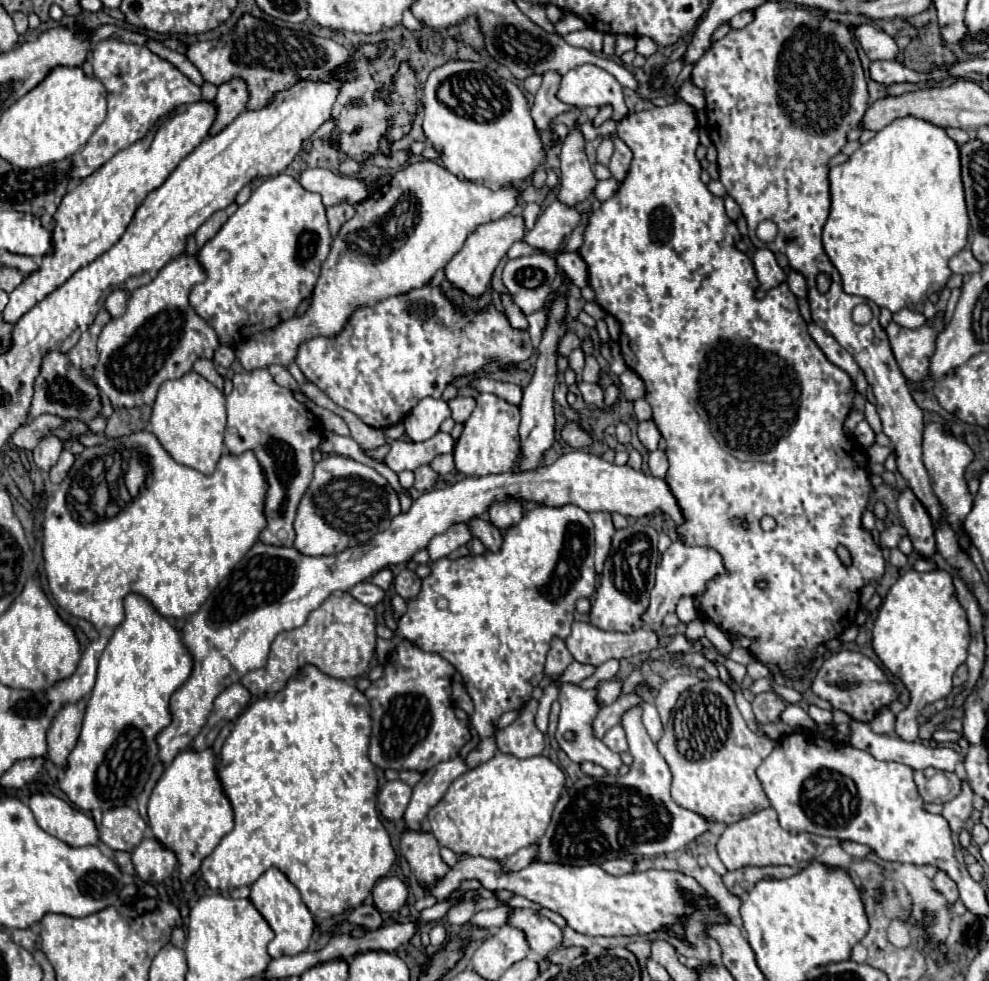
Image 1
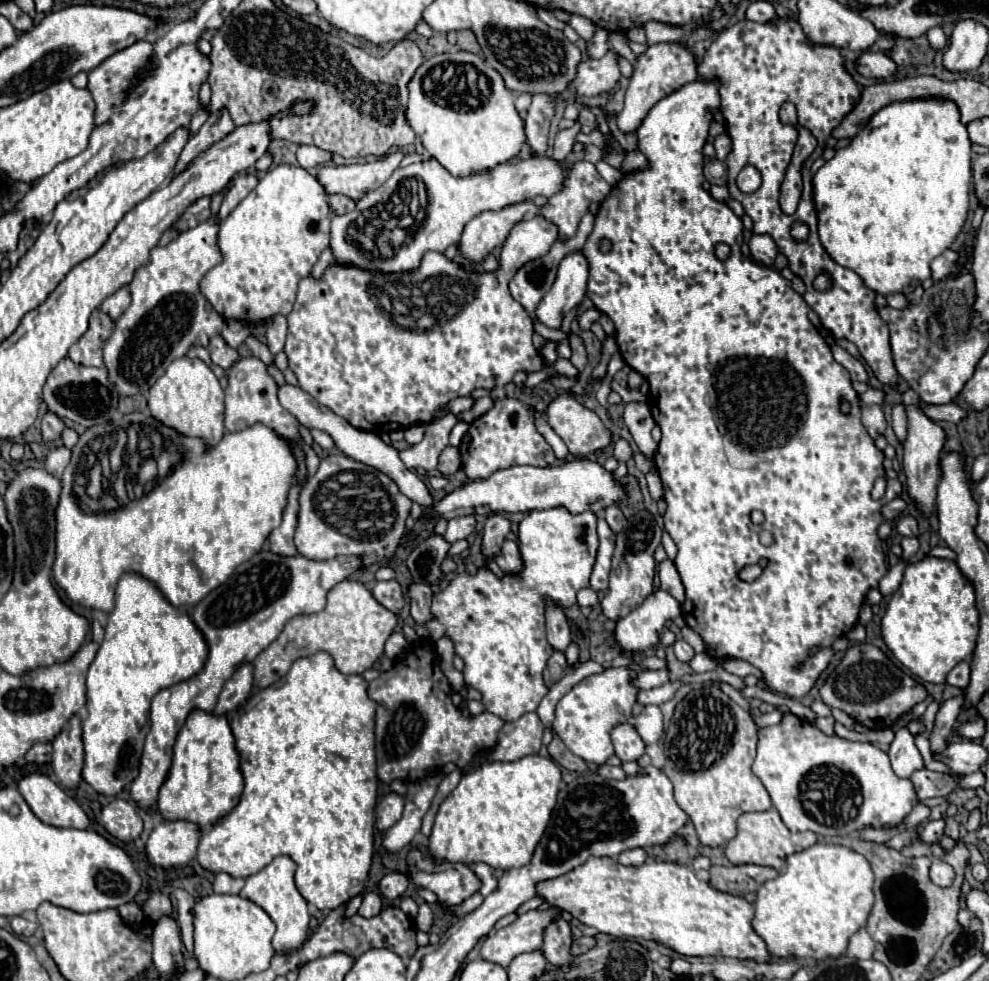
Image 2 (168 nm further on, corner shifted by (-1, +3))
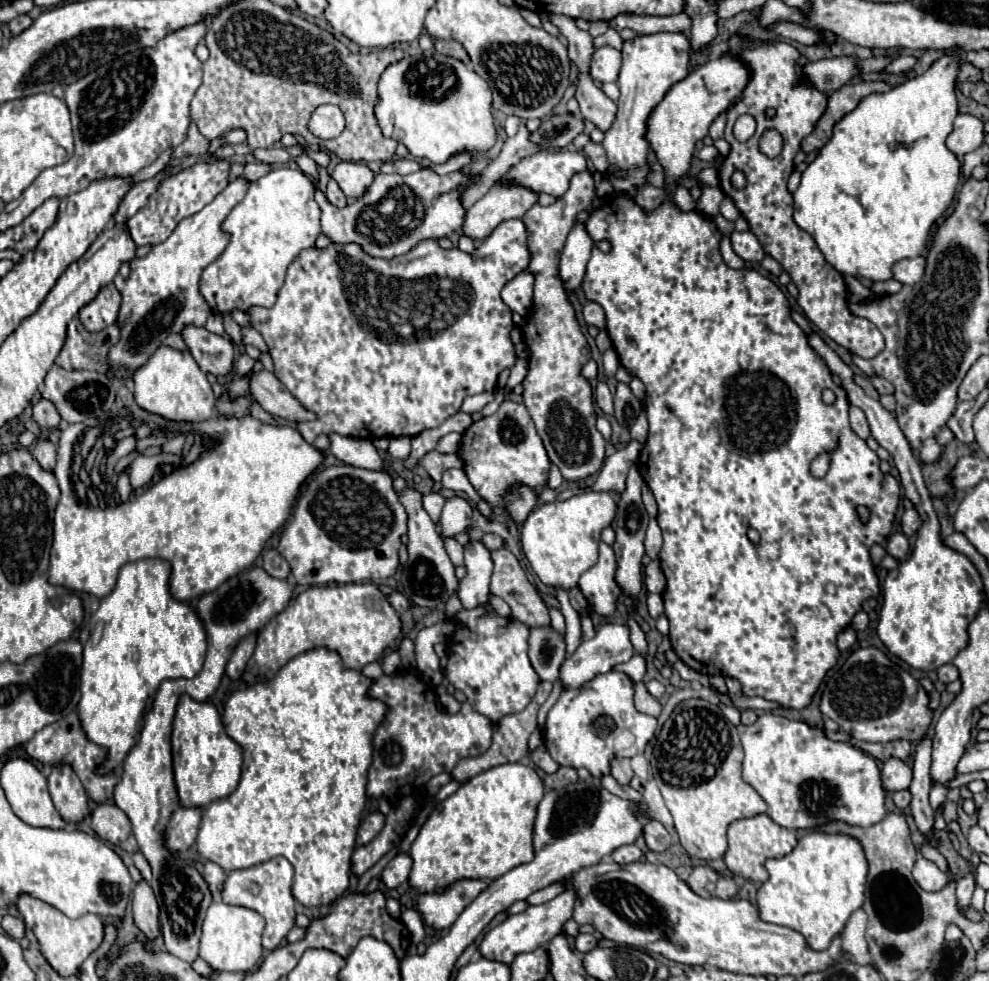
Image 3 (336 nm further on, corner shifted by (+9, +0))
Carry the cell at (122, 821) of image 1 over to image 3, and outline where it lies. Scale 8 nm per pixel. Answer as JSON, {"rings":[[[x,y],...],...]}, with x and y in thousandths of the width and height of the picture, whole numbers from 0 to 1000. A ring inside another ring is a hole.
{"rings":[[[103,819],[93,827],[91,843],[95,849],[111,859],[121,859],[131,851],[131,835],[113,819]]]}

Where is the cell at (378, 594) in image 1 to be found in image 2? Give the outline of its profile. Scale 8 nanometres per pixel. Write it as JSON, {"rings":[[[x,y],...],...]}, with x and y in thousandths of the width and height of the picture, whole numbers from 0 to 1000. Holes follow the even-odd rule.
{"rings":[[[392,591],[392,593],[376,593],[374,597],[378,610],[392,622],[402,624],[408,618],[408,601],[400,591]]]}

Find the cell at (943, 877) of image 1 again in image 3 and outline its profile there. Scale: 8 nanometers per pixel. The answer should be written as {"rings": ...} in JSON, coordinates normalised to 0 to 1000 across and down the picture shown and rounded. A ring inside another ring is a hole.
{"rings":[[[928,874],[922,884],[922,894],[934,908],[950,908],[959,900],[959,892],[952,890],[942,878]]]}

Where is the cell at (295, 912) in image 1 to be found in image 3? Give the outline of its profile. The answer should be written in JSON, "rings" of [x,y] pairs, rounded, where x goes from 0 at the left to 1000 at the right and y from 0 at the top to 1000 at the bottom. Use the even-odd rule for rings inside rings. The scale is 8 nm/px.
{"rings":[[[277,874],[273,878],[267,878],[267,880],[251,884],[251,886],[233,888],[226,898],[226,904],[222,908],[222,916],[229,923],[243,923],[243,925],[257,927],[269,937],[269,947],[265,953],[267,967],[277,969],[279,965],[287,963],[291,949],[297,945],[299,916],[295,914],[295,908],[293,908],[295,892],[297,892],[297,886],[295,886],[293,878],[287,874]]]}

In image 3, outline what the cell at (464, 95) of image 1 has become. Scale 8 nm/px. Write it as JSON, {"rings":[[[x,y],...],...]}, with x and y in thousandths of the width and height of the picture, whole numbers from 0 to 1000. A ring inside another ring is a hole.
{"rings":[[[425,54],[392,66],[382,81],[382,103],[380,103],[380,123],[388,140],[408,146],[417,160],[433,160],[437,166],[451,166],[455,158],[469,154],[475,158],[493,154],[502,144],[502,131],[497,121],[497,95],[493,85],[473,70],[467,62],[451,58],[445,54]]]}

